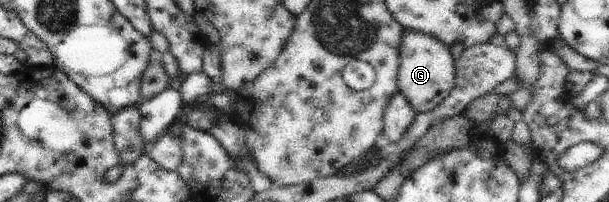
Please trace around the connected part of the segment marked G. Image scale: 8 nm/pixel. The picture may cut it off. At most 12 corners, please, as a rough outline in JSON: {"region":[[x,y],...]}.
{"region":[[405,30],[397,84],[416,113],[456,83],[449,46]]}

